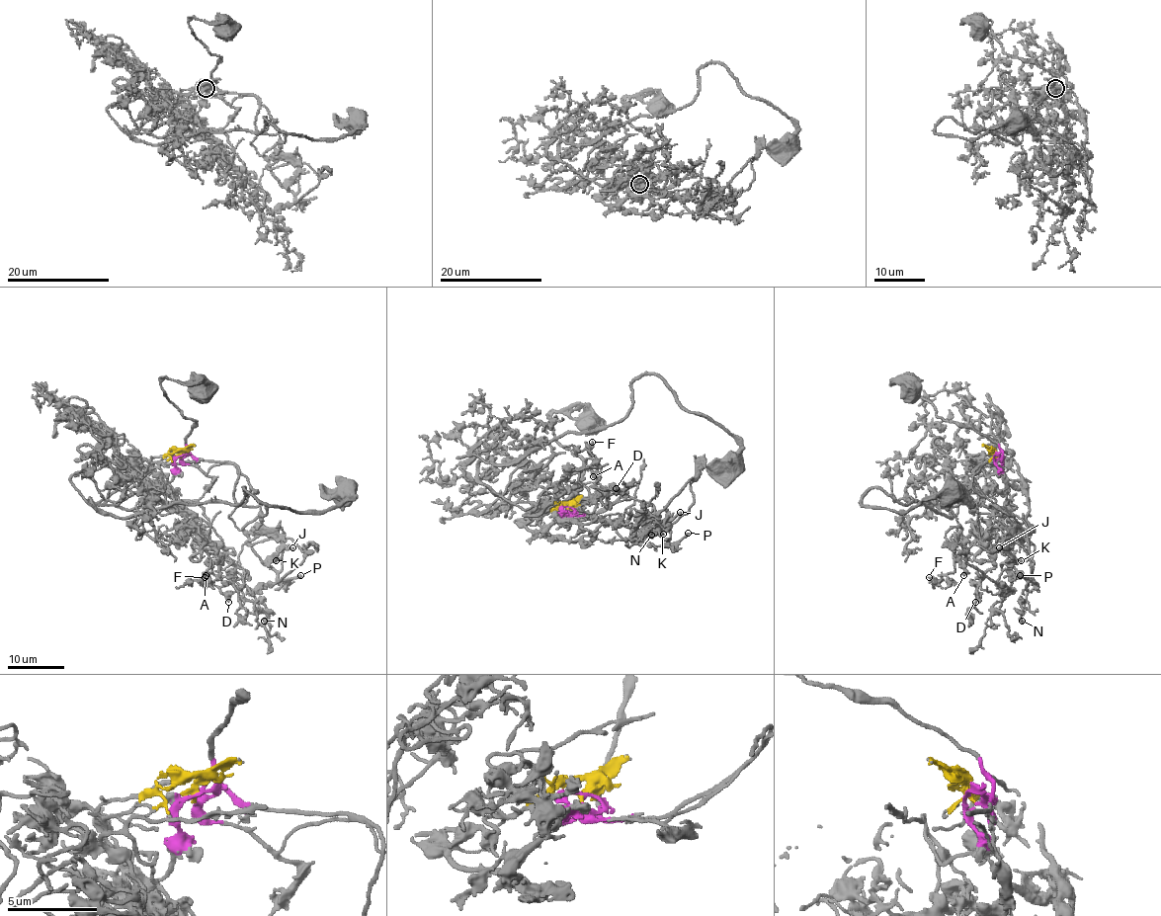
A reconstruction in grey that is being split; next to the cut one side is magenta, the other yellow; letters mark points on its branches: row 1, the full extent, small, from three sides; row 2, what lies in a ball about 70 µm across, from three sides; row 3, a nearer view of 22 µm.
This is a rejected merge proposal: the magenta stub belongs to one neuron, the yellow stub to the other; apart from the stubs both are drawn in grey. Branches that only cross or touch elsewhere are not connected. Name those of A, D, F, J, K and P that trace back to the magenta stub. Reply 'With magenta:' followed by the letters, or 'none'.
With magenta: J, K, P

